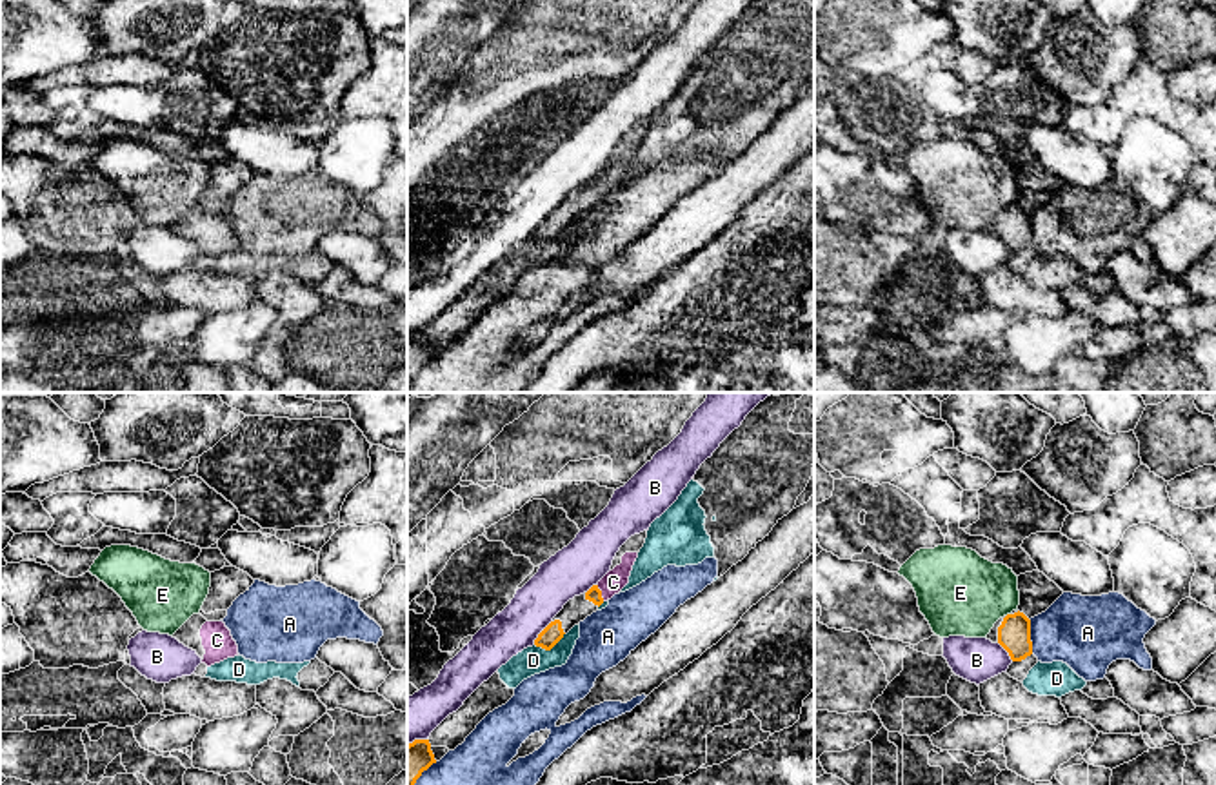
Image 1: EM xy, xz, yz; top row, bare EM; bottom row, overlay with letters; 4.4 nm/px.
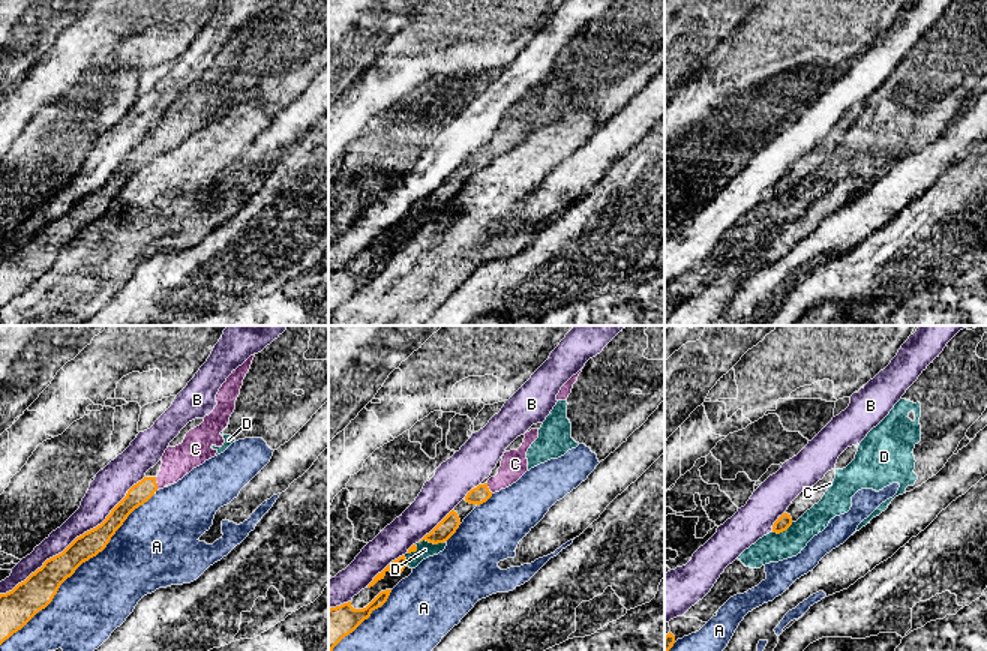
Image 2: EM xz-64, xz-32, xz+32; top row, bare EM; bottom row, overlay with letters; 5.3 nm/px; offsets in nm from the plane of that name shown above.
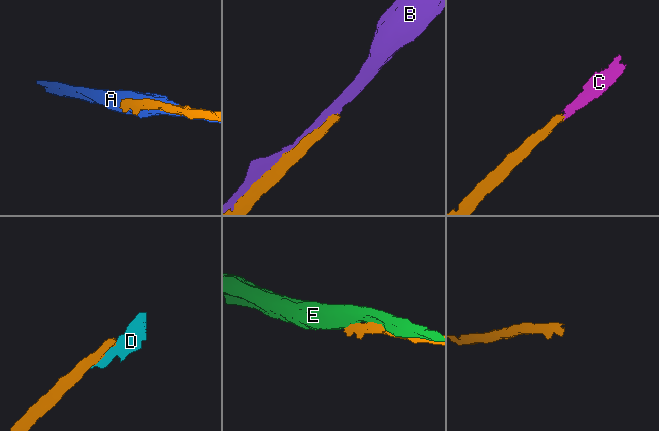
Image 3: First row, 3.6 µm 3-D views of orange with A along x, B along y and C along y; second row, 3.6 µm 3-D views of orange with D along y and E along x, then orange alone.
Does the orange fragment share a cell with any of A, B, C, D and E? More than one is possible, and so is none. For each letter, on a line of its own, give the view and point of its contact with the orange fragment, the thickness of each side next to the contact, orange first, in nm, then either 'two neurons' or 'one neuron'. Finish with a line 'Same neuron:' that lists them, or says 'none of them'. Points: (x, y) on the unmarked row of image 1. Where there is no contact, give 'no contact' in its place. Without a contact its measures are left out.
A: yz (1029, 229) | 140/320 nm | two neurons
B: xz (540, 226) | 90/200 nm | two neurons
C: xz (600, 186) | 70/100 nm | one neuron
D: xz (549, 242) | 90/130 nm | two neurons
E: yz (1007, 208) | 140/380 nm | two neurons
Same neuron: C

